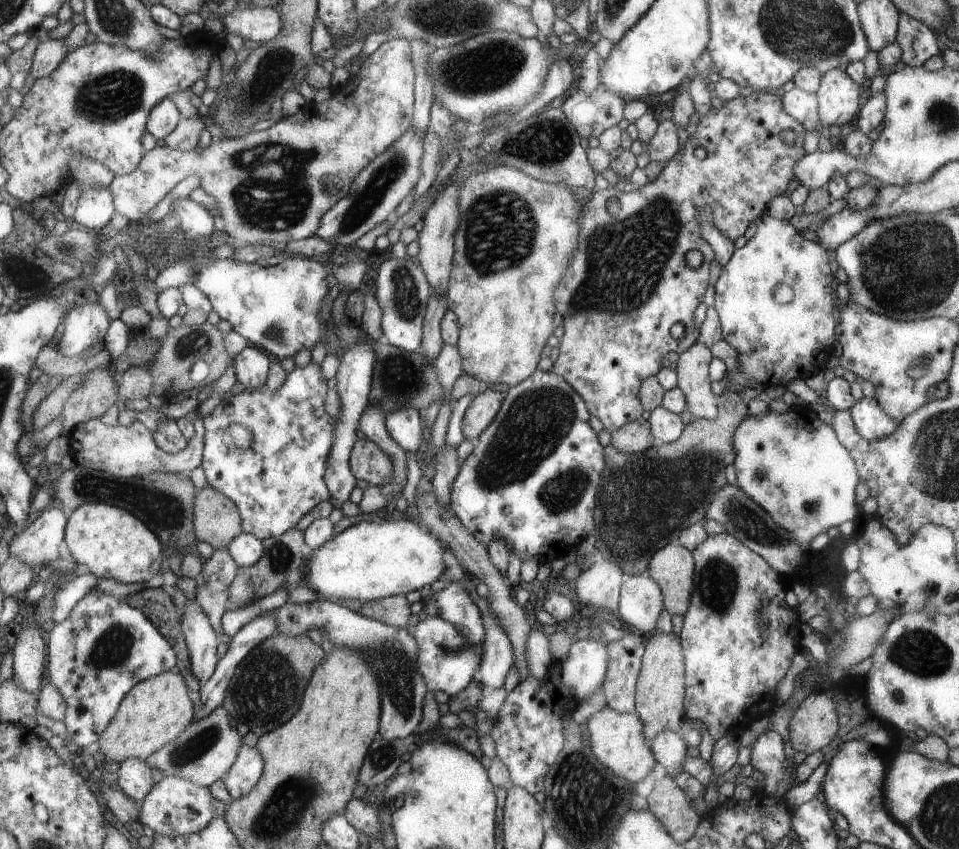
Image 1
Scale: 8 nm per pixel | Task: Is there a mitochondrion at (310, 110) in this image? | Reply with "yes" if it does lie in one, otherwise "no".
no

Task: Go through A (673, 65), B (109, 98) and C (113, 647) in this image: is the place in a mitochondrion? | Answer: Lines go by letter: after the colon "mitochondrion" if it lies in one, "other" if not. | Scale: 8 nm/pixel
A: mitochondrion
B: mitochondrion
C: mitochondrion

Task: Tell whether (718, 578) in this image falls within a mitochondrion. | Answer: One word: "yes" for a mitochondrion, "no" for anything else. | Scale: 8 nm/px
yes

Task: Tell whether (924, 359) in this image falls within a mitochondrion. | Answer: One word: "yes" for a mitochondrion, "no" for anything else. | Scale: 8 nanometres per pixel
yes

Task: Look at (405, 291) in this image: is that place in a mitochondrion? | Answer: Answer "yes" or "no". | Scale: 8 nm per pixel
yes

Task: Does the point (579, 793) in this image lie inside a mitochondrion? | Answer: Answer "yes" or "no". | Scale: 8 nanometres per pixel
yes

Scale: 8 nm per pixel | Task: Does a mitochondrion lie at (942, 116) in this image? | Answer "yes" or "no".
yes

